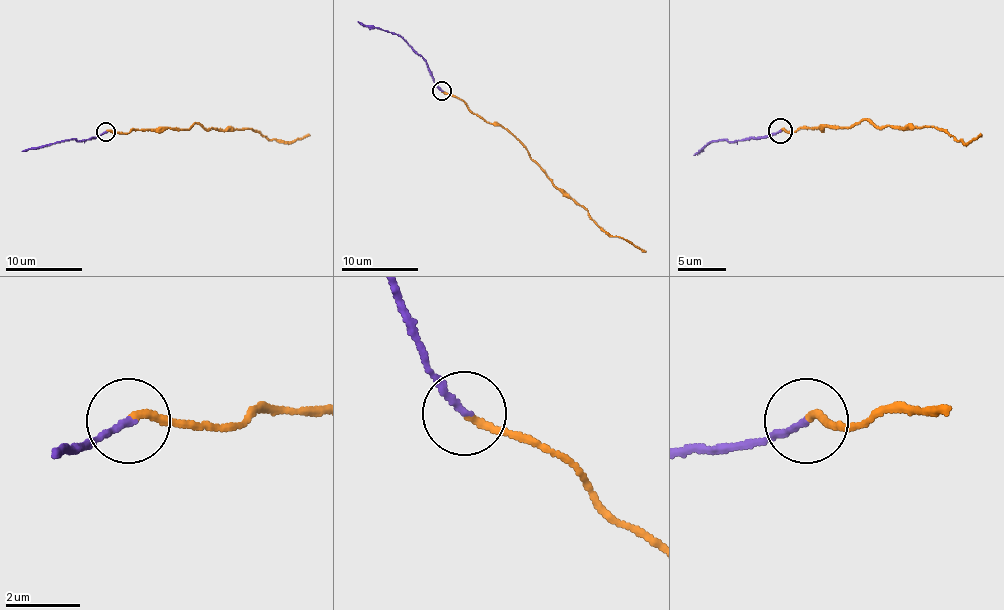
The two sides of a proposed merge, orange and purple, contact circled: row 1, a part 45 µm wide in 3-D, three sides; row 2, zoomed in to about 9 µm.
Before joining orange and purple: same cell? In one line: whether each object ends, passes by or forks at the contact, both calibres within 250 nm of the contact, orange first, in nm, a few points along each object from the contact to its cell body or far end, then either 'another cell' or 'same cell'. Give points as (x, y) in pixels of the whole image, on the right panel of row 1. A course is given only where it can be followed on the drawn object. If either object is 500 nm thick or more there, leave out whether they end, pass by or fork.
orange ends there; purple ends there; 200 nm thick on the orange side, 170 nm on the other; orange runs (780, 130), (850, 127), (871, 120), (881, 127), (941, 127), (968, 142), (982, 135); purple runs (780, 130), (768, 137), (715, 140), (693, 154); same cell

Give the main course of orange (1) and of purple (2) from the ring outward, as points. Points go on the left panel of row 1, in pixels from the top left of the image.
1: (107, 131), (188, 129), (199, 123), (207, 129), (257, 129), (270, 139), (294, 141), (309, 135)
2: (105, 131), (89, 139), (66, 139), (39, 149), (22, 150)

